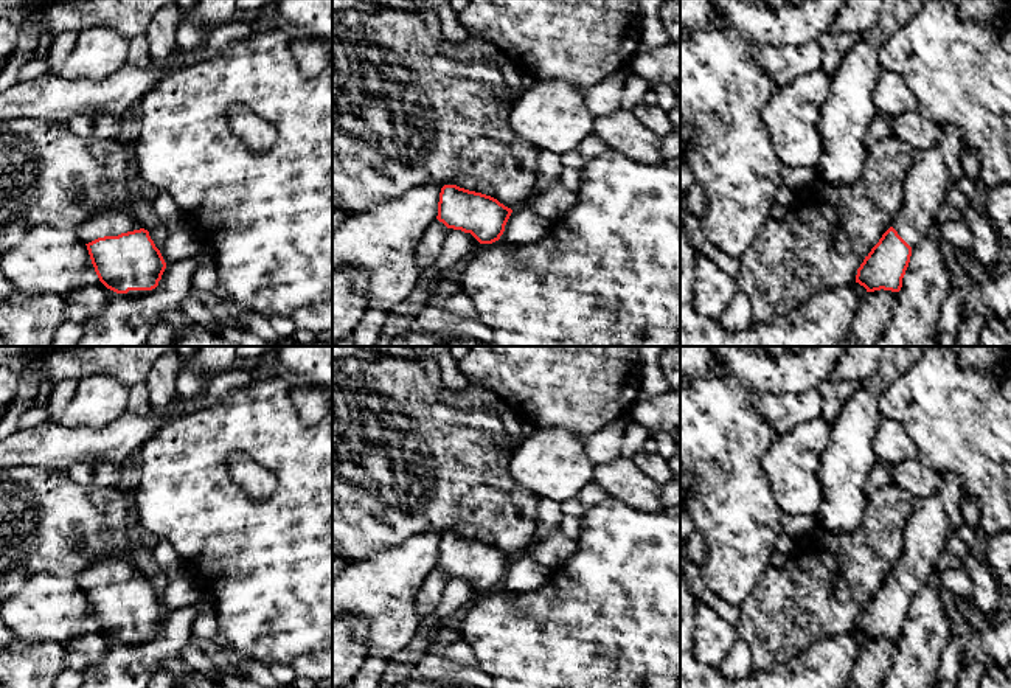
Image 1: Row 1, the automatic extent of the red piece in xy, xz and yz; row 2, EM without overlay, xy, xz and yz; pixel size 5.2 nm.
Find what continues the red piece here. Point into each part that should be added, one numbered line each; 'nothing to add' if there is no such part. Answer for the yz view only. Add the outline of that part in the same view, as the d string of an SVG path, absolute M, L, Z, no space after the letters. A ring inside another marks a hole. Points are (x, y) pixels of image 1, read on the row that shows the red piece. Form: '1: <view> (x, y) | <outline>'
1: yz (934, 171) | M954 124L936 127L936 143L915 152L904 179L902 207L891 224L912 248L929 236L947 191L963 175L961 157L966 146L961 130Z

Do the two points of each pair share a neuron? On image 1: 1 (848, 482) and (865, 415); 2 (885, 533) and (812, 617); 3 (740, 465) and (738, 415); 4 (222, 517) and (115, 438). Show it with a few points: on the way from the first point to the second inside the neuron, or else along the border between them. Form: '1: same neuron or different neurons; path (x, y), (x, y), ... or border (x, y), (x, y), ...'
1: same neuron; path (848, 465), (853, 432)
2: same neuron; path (875, 553), (833, 597)
3: same neuron; path (735, 452), (735, 427)
4: different neurons; border (165, 424), (140, 448)

